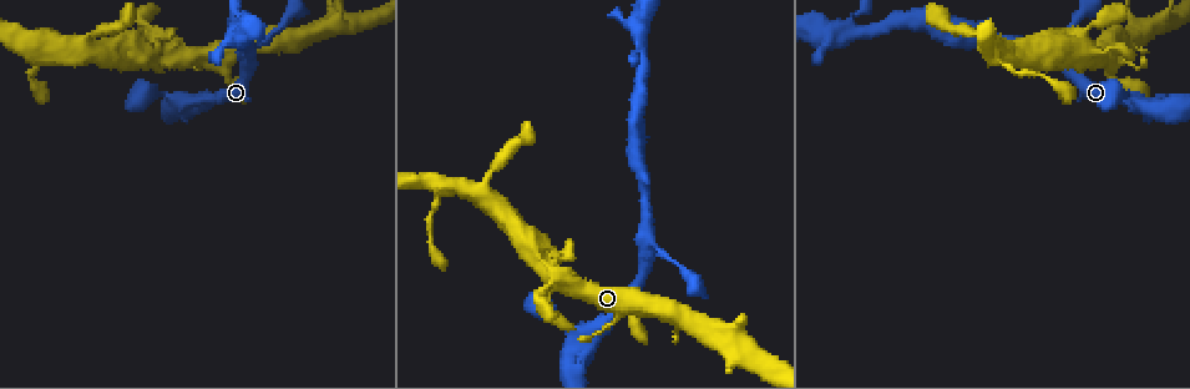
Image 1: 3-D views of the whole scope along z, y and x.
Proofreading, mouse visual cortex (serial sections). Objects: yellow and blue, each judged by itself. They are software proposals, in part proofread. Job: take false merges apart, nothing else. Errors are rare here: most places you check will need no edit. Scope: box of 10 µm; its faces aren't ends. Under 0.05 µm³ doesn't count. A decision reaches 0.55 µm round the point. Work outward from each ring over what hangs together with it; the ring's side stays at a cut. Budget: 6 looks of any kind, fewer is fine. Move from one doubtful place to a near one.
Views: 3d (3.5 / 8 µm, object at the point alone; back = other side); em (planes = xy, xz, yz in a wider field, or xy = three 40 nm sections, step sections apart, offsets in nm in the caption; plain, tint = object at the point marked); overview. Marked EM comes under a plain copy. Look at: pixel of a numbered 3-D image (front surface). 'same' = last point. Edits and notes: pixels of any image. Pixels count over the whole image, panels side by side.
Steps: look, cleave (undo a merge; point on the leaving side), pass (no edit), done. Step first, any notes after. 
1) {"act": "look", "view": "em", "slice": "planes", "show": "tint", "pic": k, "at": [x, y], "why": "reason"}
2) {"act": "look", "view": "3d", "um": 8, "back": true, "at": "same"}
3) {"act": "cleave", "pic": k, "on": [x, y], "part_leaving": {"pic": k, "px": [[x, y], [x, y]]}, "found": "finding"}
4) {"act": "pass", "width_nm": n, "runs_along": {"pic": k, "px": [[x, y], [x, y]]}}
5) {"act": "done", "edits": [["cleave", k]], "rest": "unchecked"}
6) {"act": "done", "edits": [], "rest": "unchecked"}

{"act": "look", "view": "3d", "um": 3.5, "pic": 1, "at": [1091, 51]}

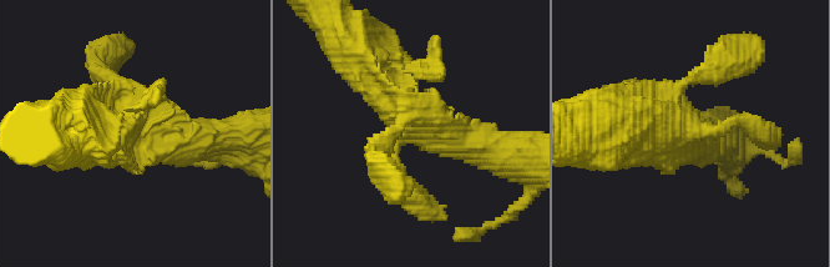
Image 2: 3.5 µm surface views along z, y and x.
{"act": "look", "view": "em", "slice": "planes", "show": "tint", "pic": 2, "at": [413, 125], "why": "now the EM"}

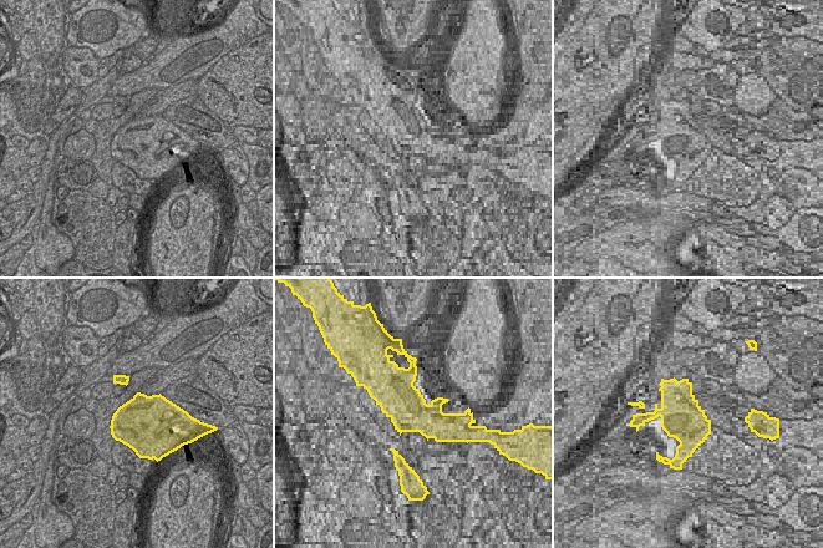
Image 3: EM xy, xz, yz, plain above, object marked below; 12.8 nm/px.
{"act": "look", "view": "em", "slice": "xy", "step": 2, "show": "tint", "at": "same"}

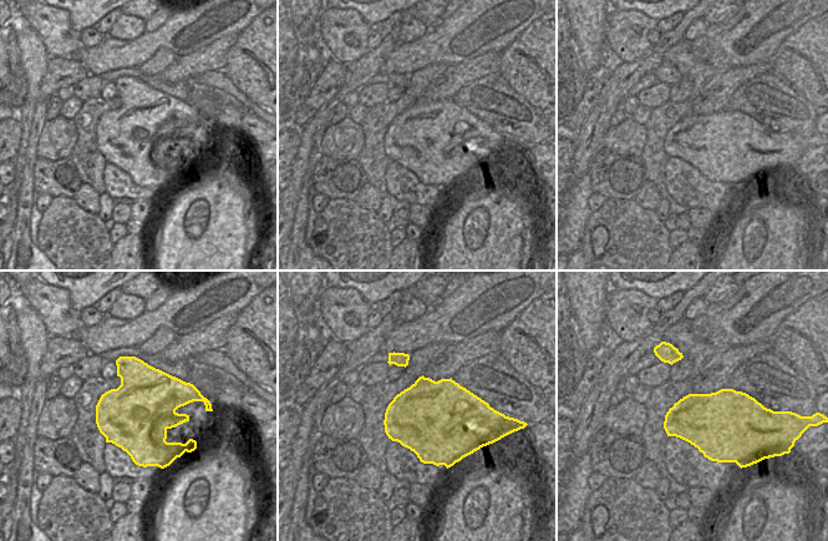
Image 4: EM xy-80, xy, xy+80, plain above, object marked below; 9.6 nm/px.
{"act": "pass", "runs_along": {"pic": 2, "px": [[492, 149], [420, 132], [363, 59]]}, "found": "all the same cell"}

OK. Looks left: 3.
{"act": "look", "view": "3d", "um": 3.5, "pic": 1, "at": [334, 25], "why": "thin arm on a thick one"}

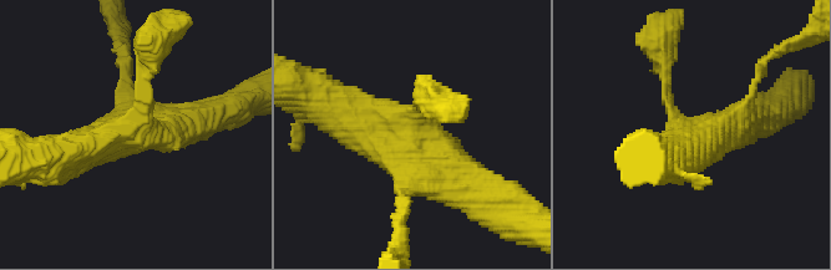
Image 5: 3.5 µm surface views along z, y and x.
{"act": "look", "view": "em", "slice": "xy", "step": 1, "show": "tint", "pic": 5, "at": [405, 133], "why": "now the EM"}

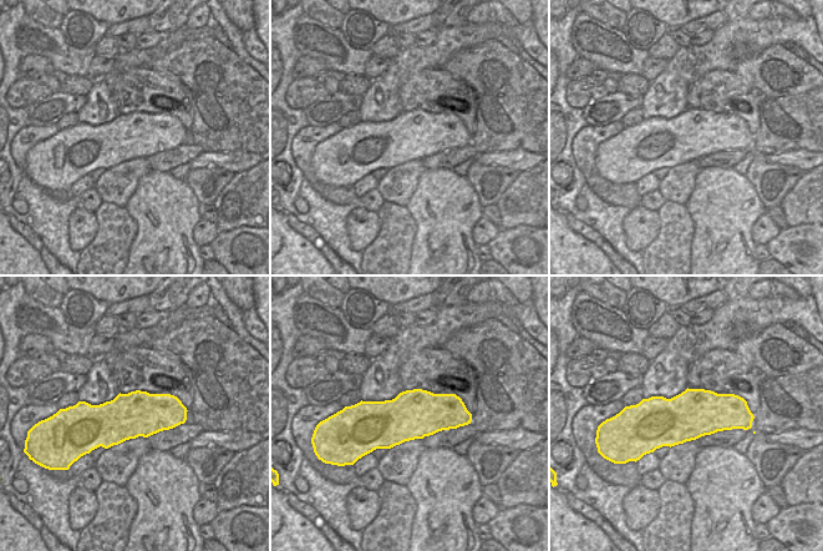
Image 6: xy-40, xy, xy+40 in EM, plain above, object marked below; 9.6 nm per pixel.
{"act": "pass", "runs_along": {"pic": 5, "px": [[325, 106], [425, 173], [464, 186]]}, "found": "all the same cell"}

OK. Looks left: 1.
{"act": "done", "edits": [], "rest": "unchecked"}

